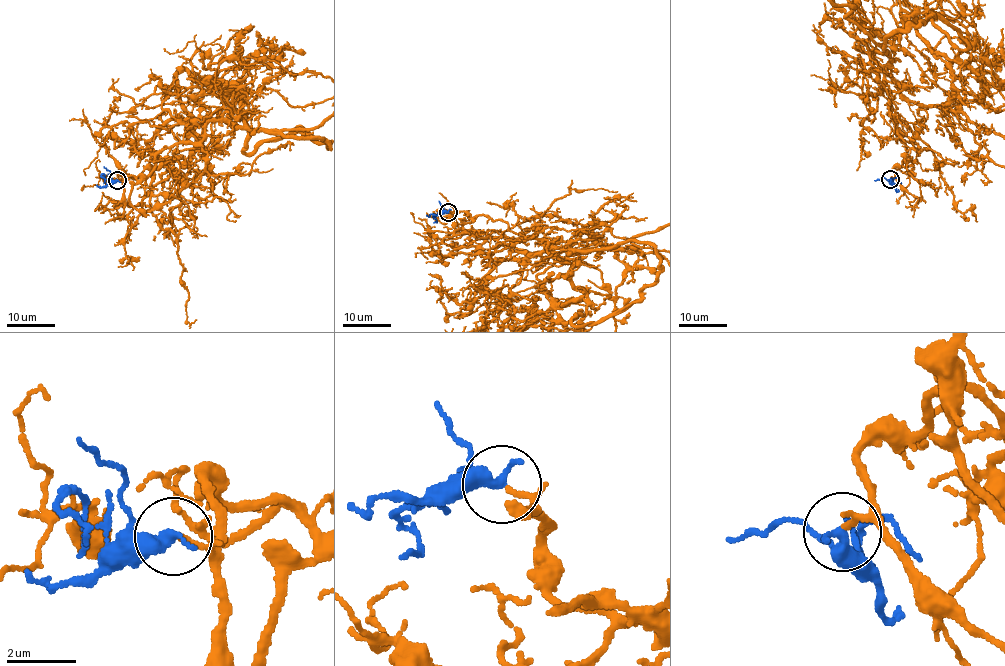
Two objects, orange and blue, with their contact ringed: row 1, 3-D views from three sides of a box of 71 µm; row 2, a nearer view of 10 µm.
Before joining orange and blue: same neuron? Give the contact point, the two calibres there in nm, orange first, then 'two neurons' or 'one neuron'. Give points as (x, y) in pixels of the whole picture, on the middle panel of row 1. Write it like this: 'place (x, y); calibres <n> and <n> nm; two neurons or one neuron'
place (448, 212); calibres 90 and 440 nm; one neuron

